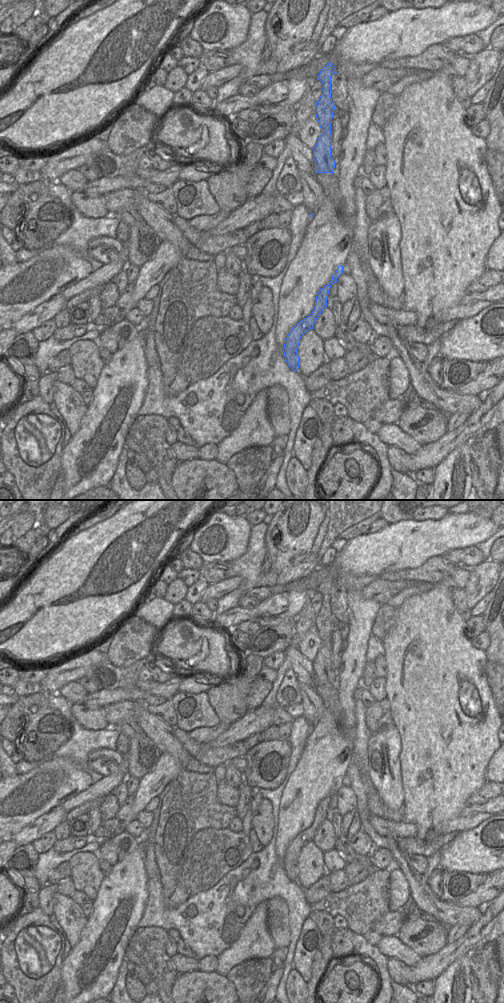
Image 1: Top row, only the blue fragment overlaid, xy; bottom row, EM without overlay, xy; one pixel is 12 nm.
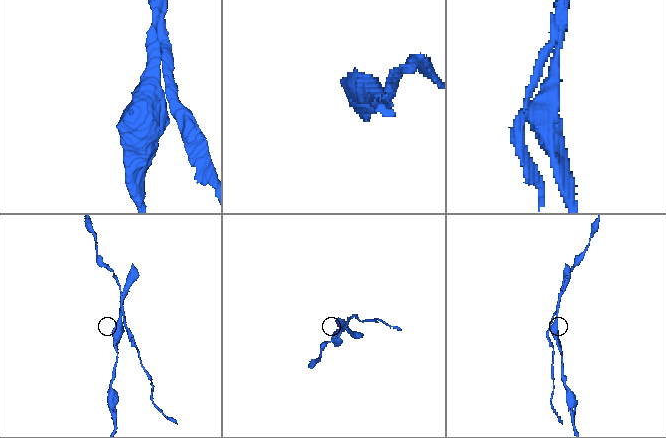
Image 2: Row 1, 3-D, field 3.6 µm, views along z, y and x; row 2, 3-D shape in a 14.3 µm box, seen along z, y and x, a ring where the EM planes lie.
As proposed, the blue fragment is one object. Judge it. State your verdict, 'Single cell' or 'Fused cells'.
Fused cells

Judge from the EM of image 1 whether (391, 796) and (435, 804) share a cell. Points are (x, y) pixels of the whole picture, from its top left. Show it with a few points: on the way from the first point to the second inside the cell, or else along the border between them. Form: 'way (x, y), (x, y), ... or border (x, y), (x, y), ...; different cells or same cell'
border (400, 775), (403, 791), (402, 806); different cells

